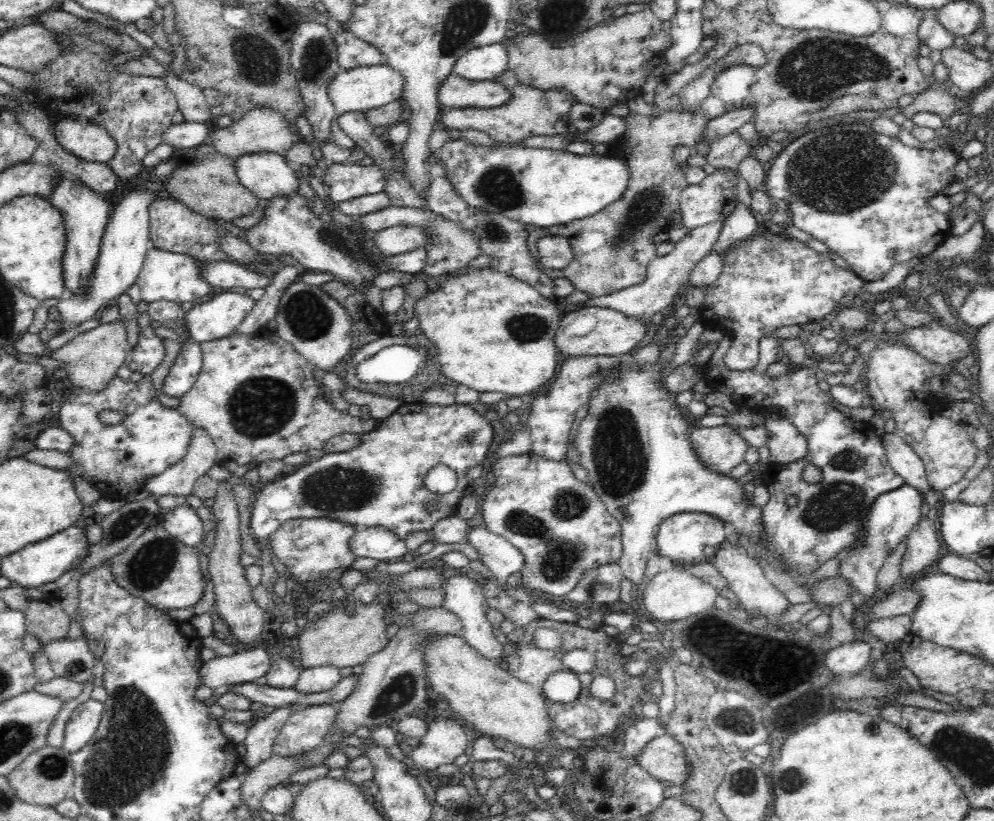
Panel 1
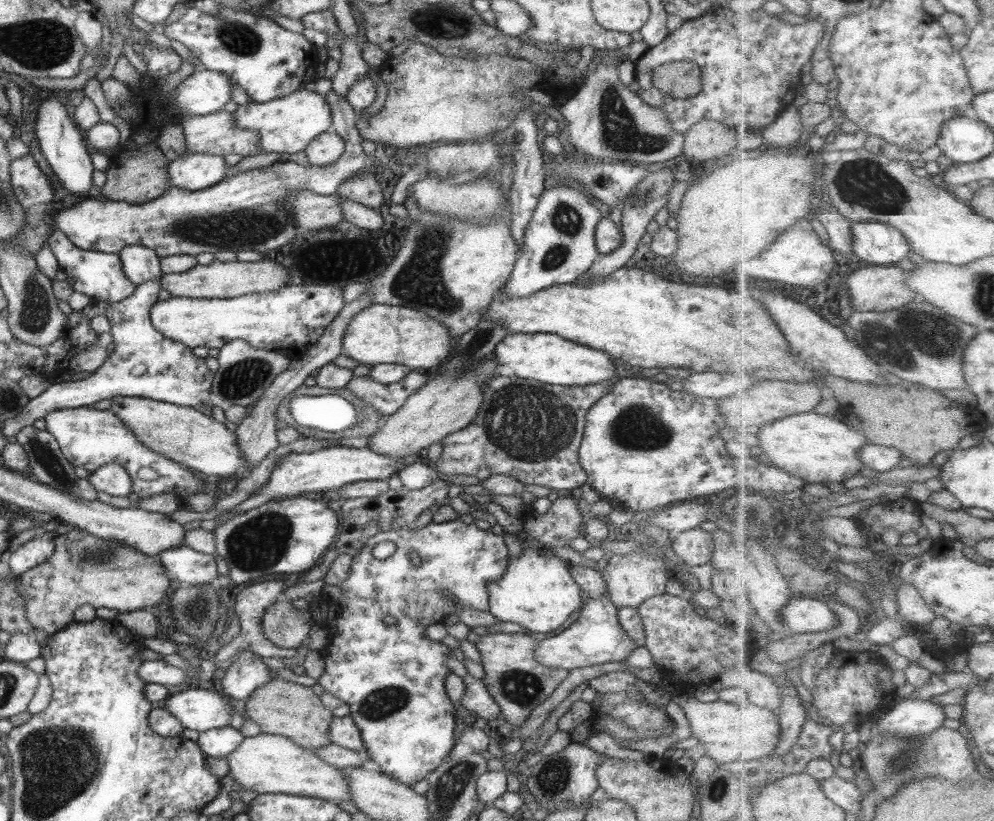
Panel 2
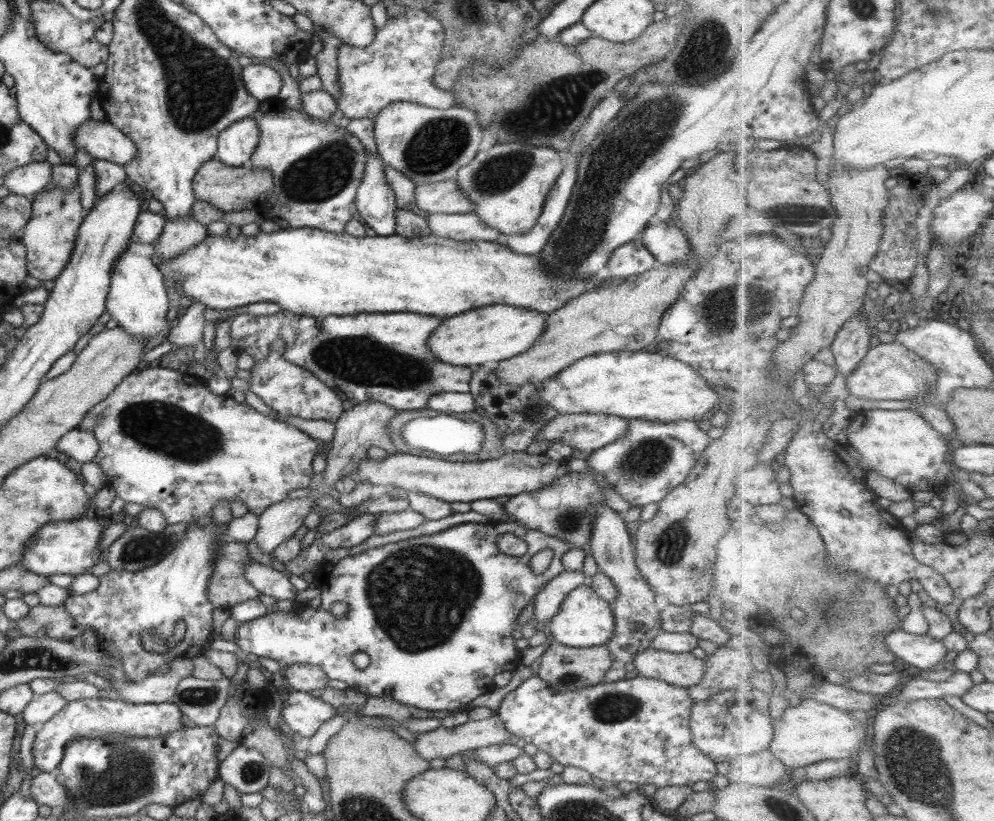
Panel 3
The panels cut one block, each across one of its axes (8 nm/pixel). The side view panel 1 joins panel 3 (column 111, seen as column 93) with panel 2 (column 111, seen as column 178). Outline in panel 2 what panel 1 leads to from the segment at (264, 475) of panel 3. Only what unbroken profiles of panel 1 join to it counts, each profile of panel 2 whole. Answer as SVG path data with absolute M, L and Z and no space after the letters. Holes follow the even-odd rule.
M78 407L53 410L44 417L45 432L58 441L62 454L74 465L91 473L107 462L121 464L132 479L131 492L139 498L175 492L180 500L189 494L205 493L202 475L146 448L134 433L111 411Z

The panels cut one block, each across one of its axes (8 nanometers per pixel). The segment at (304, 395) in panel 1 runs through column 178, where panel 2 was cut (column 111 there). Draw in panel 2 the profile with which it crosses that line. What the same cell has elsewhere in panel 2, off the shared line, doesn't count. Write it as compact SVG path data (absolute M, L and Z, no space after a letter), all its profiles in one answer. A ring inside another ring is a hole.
M135 396L112 397L111 410L150 450L189 468L199 475L220 475L227 480L232 476L246 476L252 468L241 455L235 431L231 425L220 423L206 414L169 402Z

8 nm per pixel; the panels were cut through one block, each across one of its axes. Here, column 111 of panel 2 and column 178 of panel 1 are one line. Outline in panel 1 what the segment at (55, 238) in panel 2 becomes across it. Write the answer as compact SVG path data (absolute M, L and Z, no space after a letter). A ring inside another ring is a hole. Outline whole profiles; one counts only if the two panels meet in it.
M151 246L134 284L134 289L128 290L128 294L132 295L136 303L140 301L149 303L154 301L192 302L212 291L210 283L200 277L200 270L202 270L202 260L200 258L168 252Z

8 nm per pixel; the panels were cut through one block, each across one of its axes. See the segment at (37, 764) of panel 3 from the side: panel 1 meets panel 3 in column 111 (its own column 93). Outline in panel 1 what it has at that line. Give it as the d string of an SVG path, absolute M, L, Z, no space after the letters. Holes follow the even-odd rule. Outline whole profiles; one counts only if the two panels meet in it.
M90 698L71 711L62 746L66 752L78 752L93 737L100 724L104 708L105 703Z

